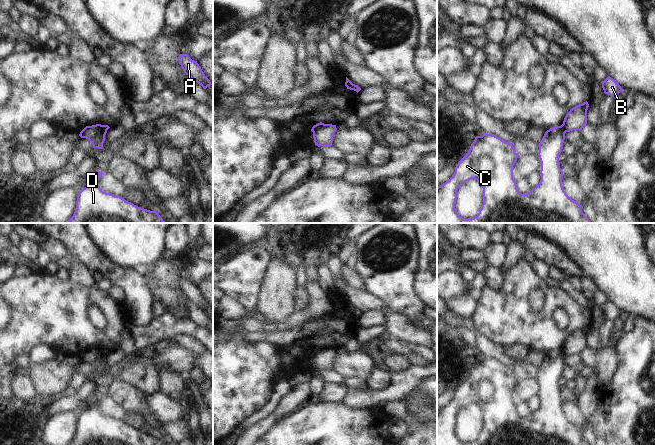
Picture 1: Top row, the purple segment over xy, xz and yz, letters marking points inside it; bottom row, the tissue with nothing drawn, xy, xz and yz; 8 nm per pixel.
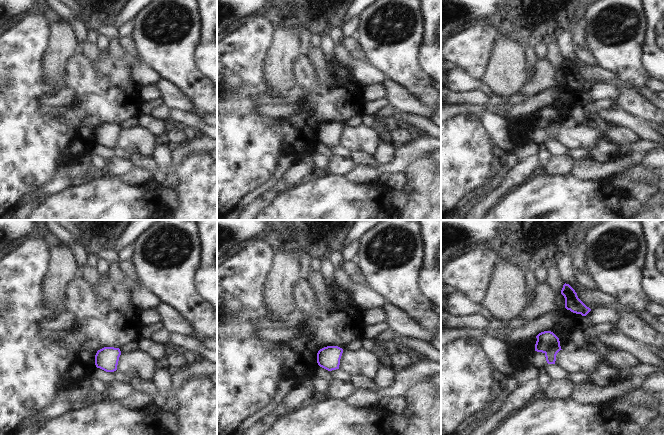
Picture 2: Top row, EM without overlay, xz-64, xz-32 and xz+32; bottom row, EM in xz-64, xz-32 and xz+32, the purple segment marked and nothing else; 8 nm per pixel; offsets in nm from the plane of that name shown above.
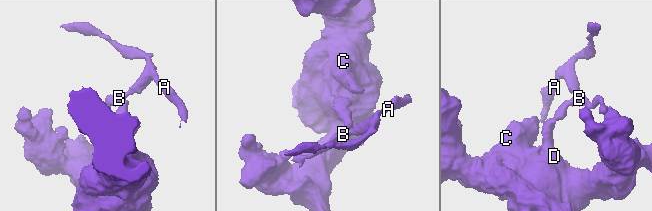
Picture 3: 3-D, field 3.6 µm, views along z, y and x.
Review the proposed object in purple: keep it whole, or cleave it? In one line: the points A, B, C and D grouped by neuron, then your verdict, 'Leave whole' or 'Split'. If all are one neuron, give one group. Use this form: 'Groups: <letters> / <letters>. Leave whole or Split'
Groups: A B / C D. Split

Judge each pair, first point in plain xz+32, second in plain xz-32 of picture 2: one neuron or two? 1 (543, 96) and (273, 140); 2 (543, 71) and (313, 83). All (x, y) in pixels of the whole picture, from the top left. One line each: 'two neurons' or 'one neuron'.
1: two neurons
2: two neurons

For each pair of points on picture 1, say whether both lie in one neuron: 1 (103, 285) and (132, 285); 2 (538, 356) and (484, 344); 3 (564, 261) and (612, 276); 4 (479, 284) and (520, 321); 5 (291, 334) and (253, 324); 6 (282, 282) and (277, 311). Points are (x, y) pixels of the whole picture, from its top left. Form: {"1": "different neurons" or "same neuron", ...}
{"1": "different neurons", "2": "same neuron", "3": "different neurons", "4": "different neurons", "5": "different neurons", "6": "same neuron"}

